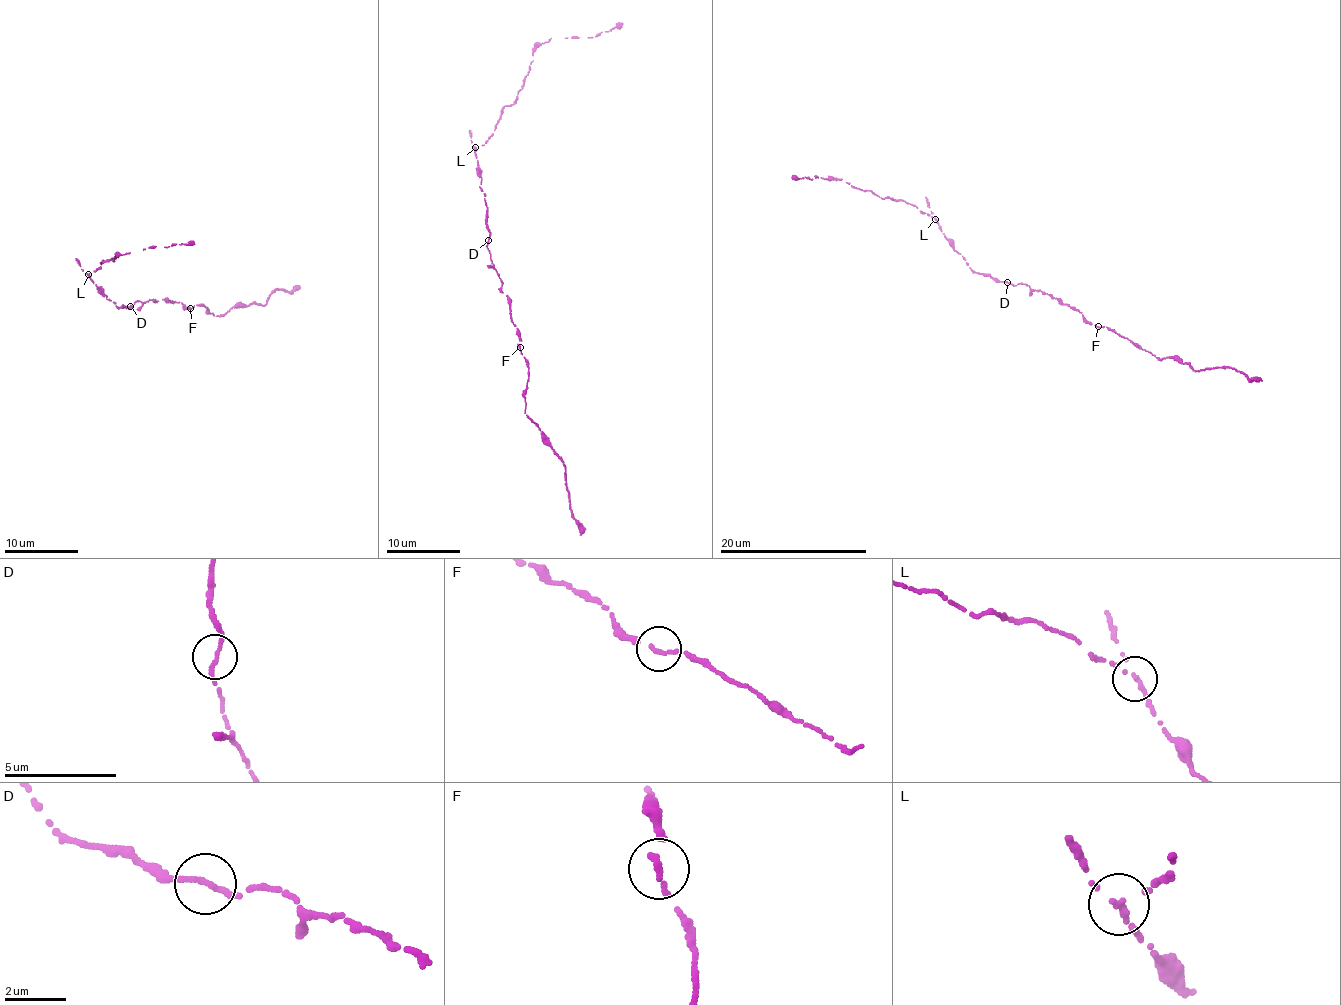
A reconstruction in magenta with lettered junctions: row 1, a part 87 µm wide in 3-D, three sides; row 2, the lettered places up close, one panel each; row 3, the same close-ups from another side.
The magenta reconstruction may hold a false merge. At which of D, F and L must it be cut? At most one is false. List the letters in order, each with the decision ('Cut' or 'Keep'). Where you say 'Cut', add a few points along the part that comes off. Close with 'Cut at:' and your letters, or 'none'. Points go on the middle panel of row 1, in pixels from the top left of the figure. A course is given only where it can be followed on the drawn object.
D: Keep
F: Keep
L: Cut. Course of the part to remove: (474, 148), (489, 139), (501, 109), (513, 103), (538, 47), (551, 38), (593, 38), (622, 23)
Cut at: L

